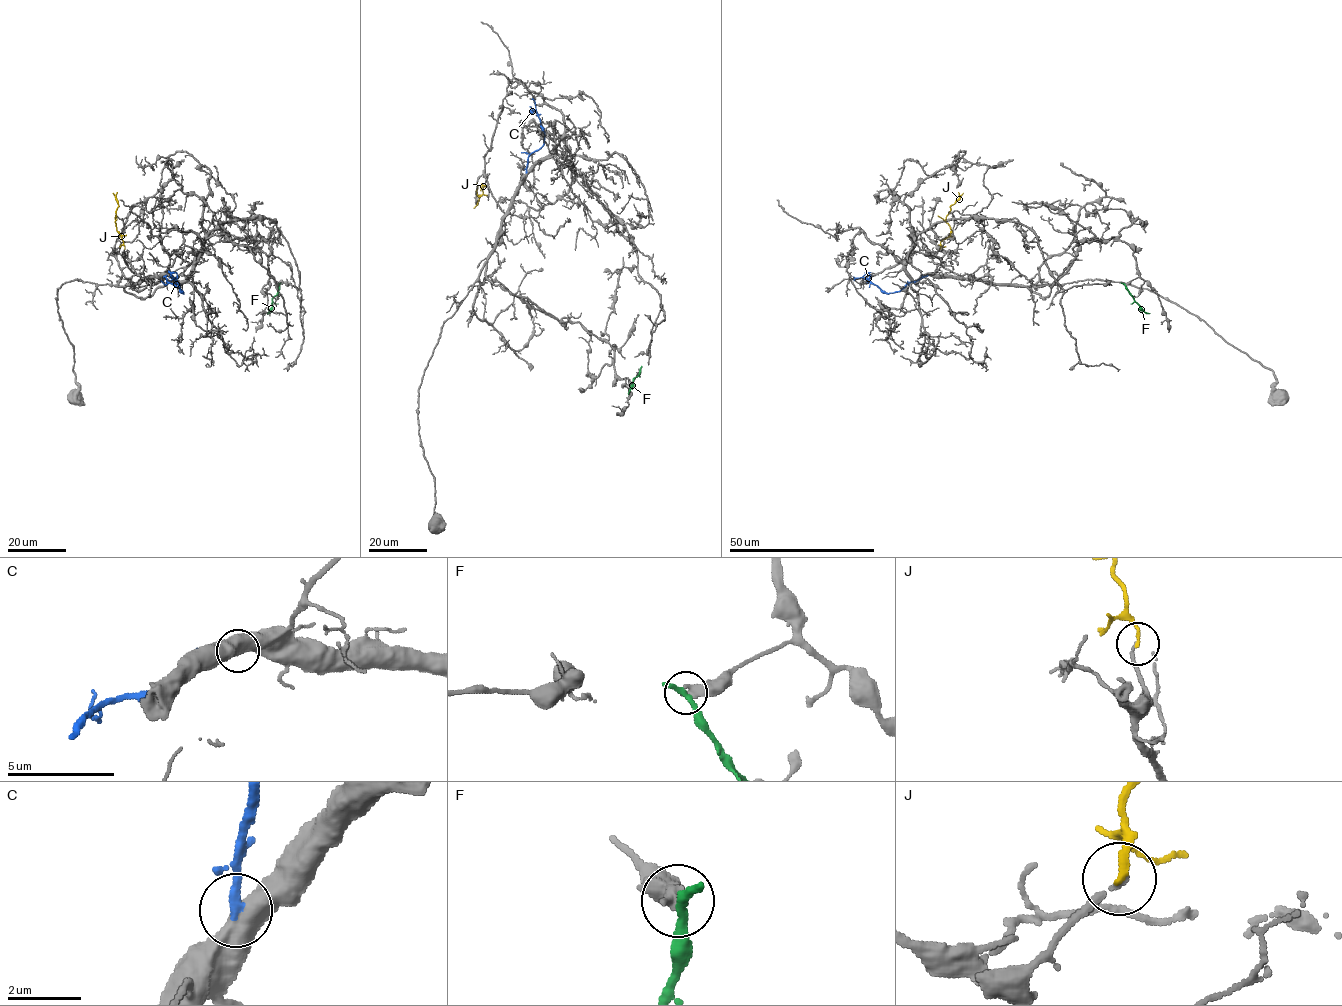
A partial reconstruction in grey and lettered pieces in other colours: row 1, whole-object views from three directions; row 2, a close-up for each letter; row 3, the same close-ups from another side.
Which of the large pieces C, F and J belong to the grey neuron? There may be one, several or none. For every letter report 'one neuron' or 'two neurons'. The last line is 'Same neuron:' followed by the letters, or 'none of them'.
C: two neurons
F: two neurons
J: one neuron
Same neuron: J

